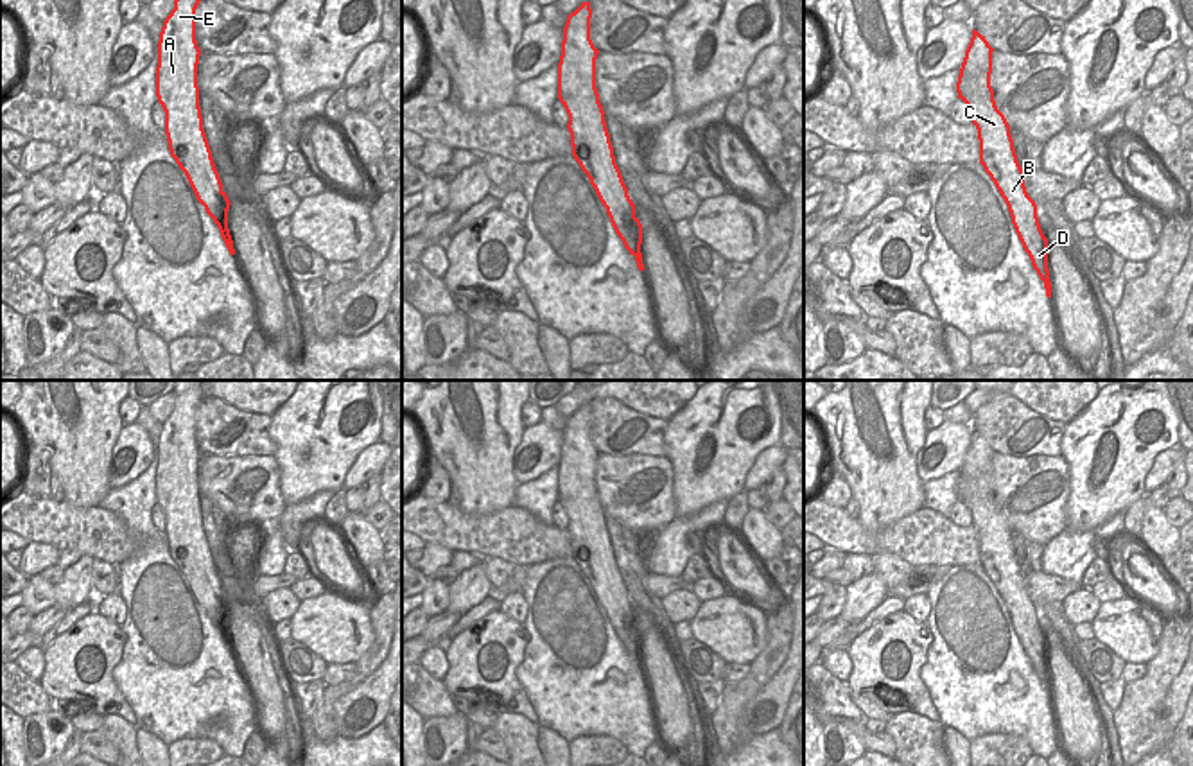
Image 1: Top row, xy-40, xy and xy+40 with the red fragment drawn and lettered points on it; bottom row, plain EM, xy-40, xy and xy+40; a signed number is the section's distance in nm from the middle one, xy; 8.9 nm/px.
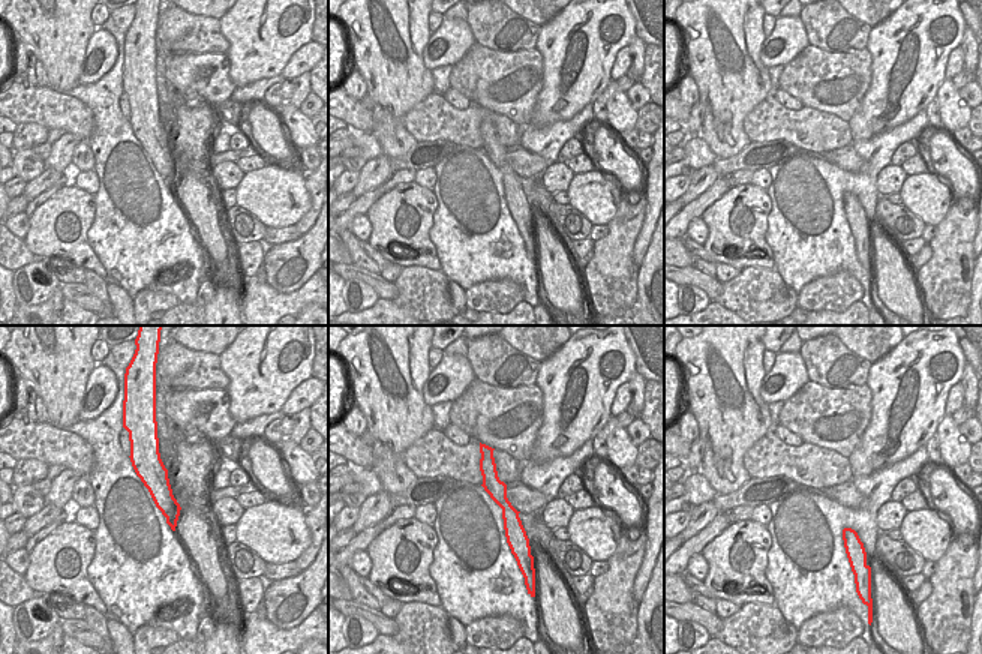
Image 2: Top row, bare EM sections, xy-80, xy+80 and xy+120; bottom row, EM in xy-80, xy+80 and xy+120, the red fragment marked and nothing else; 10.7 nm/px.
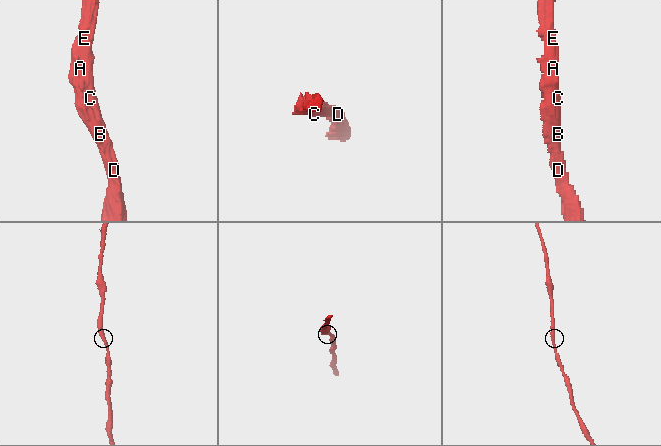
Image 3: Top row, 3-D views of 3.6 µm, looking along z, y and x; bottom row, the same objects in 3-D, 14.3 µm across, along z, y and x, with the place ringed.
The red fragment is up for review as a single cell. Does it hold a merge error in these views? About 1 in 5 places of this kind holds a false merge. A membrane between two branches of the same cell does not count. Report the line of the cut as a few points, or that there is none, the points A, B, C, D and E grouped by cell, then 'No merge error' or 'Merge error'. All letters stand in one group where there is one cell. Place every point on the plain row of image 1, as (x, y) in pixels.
No split. Groups: A B C D E. No merge error.

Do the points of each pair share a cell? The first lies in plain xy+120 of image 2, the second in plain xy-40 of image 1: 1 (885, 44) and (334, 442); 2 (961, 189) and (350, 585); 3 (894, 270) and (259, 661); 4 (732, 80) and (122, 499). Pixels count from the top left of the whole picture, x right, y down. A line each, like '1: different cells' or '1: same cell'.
1: same cell
2: same cell
3: same cell
4: different cells

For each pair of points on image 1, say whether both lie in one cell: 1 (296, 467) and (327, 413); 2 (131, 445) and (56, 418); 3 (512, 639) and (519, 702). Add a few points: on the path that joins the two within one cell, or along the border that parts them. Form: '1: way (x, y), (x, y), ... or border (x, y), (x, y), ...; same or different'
1: way (300, 454), (323, 426); same
2: border (124, 426), (112, 452), (108, 481); different
3: way (506, 655), (506, 686); same

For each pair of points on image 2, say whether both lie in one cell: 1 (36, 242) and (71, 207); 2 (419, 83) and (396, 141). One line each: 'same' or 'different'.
1: same
2: same

